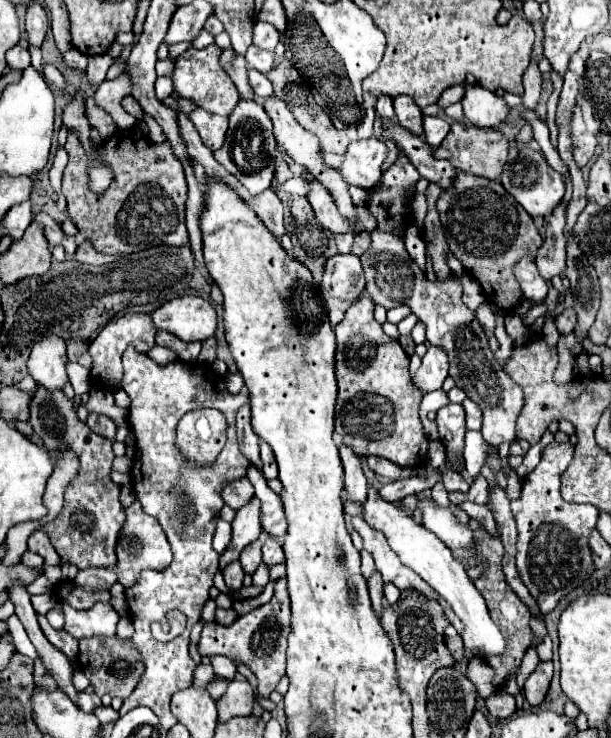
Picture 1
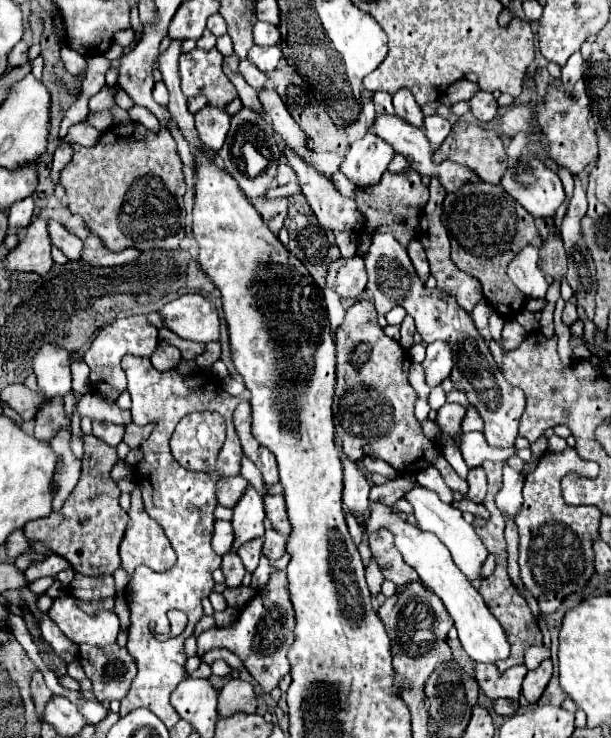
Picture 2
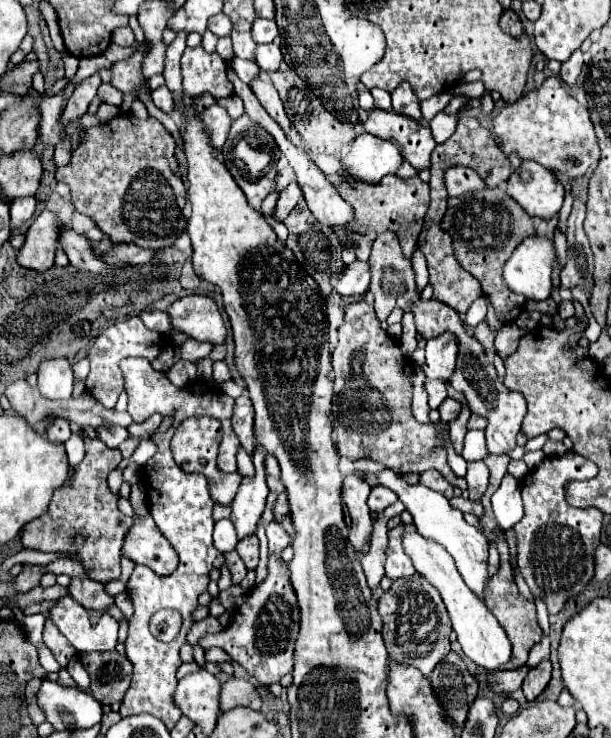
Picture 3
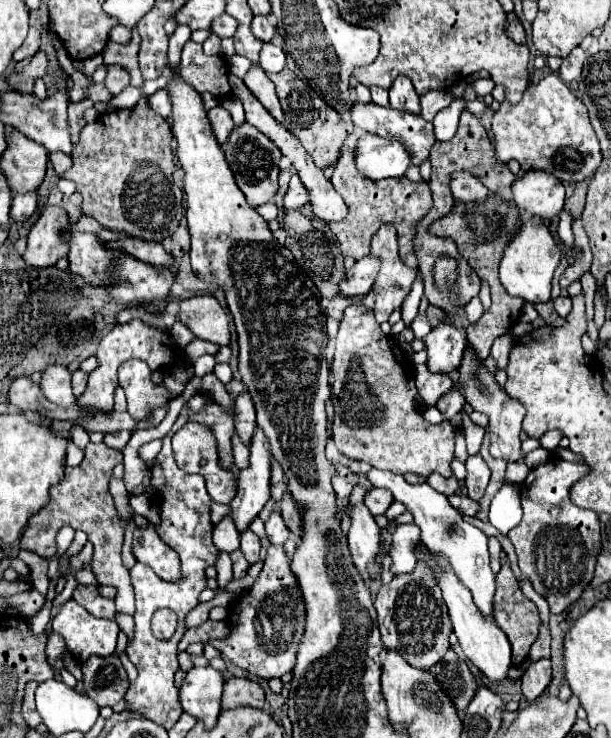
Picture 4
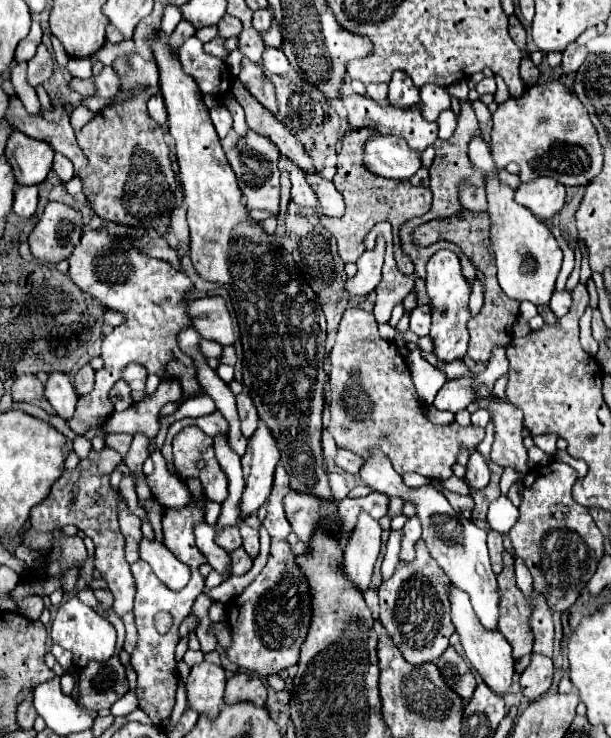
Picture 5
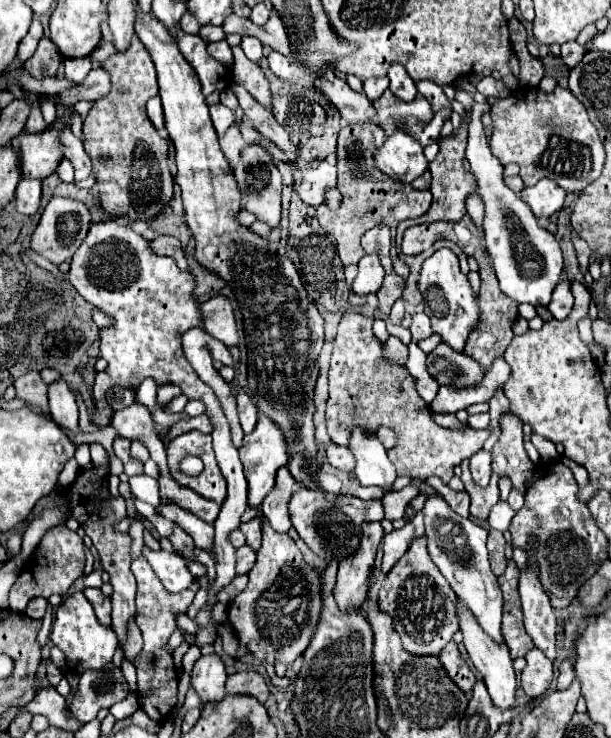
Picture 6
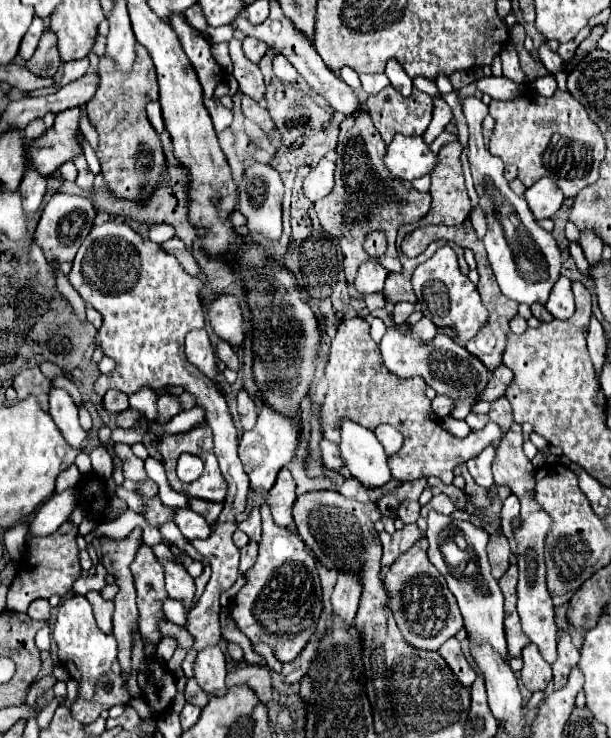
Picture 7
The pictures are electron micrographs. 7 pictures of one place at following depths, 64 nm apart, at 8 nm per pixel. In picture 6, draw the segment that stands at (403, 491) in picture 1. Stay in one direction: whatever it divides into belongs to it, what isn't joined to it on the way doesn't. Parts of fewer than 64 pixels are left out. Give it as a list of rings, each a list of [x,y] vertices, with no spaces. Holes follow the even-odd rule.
[[[296,490],[290,500],[290,518],[298,536],[306,542],[306,546],[324,560],[346,558],[354,554],[360,546],[362,524],[382,520],[382,502],[380,500],[360,500],[354,496],[334,496],[322,490]]]

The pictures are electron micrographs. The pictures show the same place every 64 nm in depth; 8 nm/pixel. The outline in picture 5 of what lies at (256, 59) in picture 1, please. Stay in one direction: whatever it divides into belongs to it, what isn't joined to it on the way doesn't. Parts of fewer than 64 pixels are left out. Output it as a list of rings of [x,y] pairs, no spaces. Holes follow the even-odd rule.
[[[266,48],[264,56],[262,56],[262,64],[264,64],[266,72],[270,72],[270,74],[278,74],[278,76],[290,74],[290,62],[284,56],[284,52],[278,48]]]

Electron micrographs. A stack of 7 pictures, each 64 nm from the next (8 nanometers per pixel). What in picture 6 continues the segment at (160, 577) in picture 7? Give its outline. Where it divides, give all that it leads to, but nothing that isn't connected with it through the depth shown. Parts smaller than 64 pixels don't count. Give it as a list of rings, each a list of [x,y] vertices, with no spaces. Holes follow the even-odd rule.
[[[138,556],[132,562],[132,572],[136,576],[138,582],[138,594],[136,594],[136,624],[142,630],[144,636],[144,648],[140,652],[140,656],[134,660],[136,672],[138,672],[138,700],[142,710],[156,722],[164,722],[164,718],[168,718],[168,712],[176,706],[176,688],[178,688],[178,674],[172,674],[170,670],[174,670],[172,666],[172,654],[166,652],[164,644],[168,642],[170,634],[176,630],[176,620],[174,614],[176,612],[186,612],[186,608],[192,604],[194,594],[198,590],[198,584],[194,582],[192,588],[188,588],[188,592],[180,592],[180,594],[170,594],[160,578],[156,576],[156,572],[150,568],[150,562],[144,556]]]

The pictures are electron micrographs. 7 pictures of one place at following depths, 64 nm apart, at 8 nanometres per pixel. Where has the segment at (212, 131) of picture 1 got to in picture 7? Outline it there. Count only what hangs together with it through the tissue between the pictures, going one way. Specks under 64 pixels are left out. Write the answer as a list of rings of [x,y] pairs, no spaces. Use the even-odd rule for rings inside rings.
[[[204,98],[204,104],[206,104],[206,108],[208,108],[210,116],[212,116],[216,132],[222,132],[224,128],[230,126],[230,122],[232,122],[232,110],[222,106],[222,102],[214,100],[214,98]]]

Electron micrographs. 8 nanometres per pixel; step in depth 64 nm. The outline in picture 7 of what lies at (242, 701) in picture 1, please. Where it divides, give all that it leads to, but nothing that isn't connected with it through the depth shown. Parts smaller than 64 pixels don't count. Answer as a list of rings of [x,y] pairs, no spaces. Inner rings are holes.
[[[256,664],[256,666],[244,666],[244,668],[234,668],[226,676],[226,686],[236,686],[236,684],[246,684],[250,686],[256,696],[266,704],[270,700],[272,688],[270,688],[270,674],[272,668],[268,664]]]

